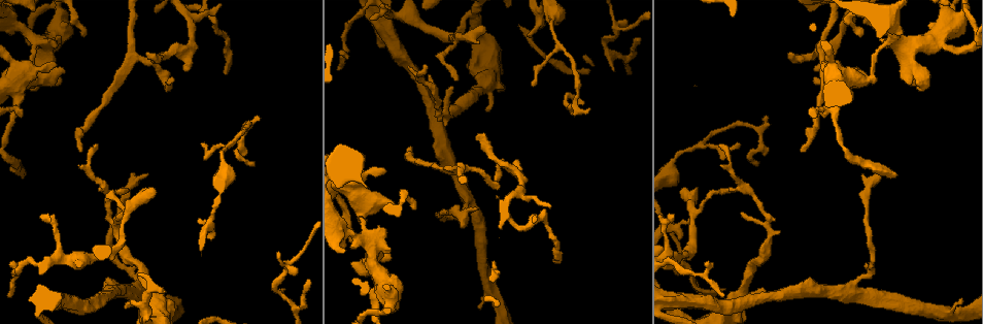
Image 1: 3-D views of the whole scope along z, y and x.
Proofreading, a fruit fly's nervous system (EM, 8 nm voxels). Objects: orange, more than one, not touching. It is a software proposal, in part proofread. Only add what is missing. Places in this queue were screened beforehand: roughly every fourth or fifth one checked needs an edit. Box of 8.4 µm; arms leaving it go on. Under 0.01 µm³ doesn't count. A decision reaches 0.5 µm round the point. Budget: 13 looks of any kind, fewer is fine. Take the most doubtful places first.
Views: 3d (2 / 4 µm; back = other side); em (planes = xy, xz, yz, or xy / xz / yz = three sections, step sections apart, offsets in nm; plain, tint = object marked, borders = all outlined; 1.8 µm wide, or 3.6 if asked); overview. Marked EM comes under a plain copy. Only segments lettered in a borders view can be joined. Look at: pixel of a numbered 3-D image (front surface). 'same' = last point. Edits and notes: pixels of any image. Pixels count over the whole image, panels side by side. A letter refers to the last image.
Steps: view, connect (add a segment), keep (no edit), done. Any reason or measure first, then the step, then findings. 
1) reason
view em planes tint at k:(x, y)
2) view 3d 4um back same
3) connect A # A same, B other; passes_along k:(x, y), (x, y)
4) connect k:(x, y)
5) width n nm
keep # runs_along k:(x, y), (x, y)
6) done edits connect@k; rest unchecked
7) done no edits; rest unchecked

abrupt turn
view em xz step 4 tint at 1:(617, 29)

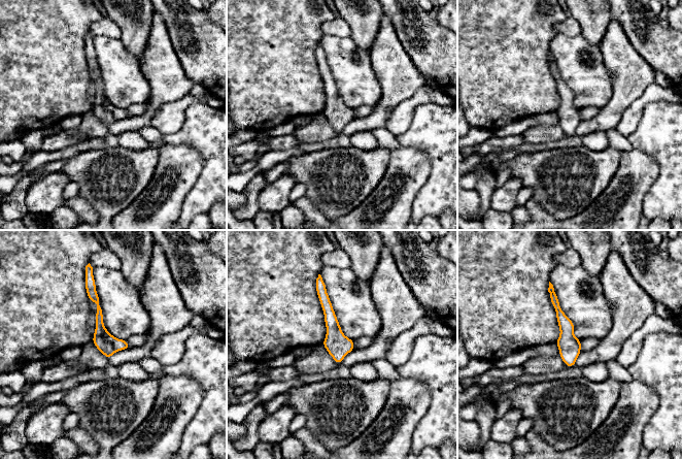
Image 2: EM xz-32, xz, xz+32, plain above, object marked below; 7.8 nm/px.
cut it another way
view em planes tint same

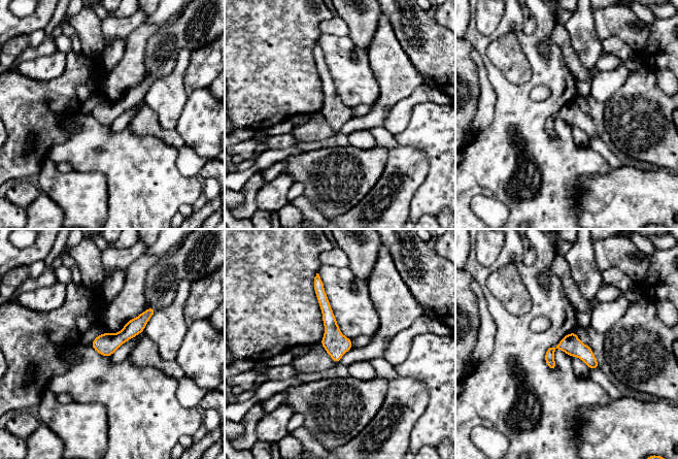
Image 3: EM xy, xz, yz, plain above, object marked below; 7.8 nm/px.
view em planes borders same

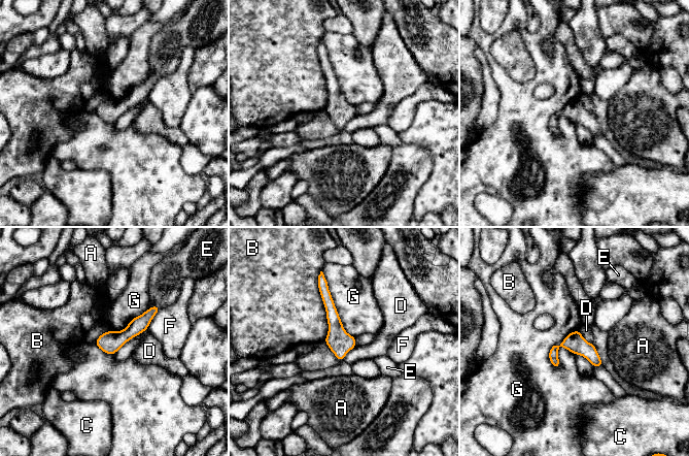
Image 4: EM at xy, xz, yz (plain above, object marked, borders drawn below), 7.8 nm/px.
keep # A other, B other, C other, D other, E other, F other, G other; runs_along 4:(322, 285), (340, 343), (341, 358); none of them fits

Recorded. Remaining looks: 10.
branch stops here
view em xz step 4 borders at 1:(791, 53)

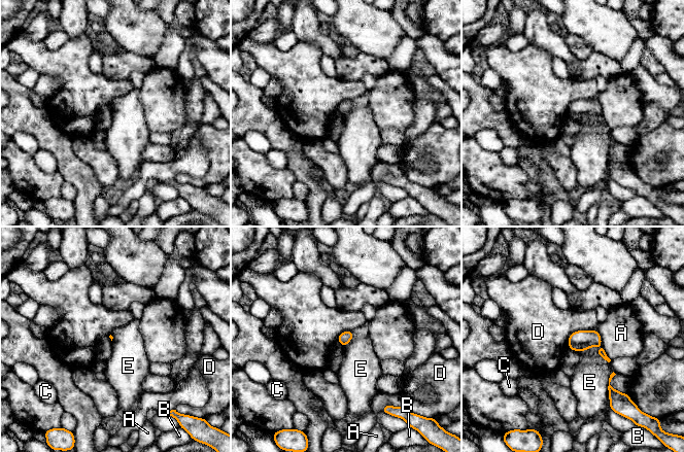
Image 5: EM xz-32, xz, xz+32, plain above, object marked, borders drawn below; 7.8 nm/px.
keep # A other, B other, C other, D other, E other; border 5:(578, 351), (599, 347), (609, 362); none of them fits

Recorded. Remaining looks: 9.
long arm stops here
view em 3.6um yz step 4 borders at 1:(146, 173)

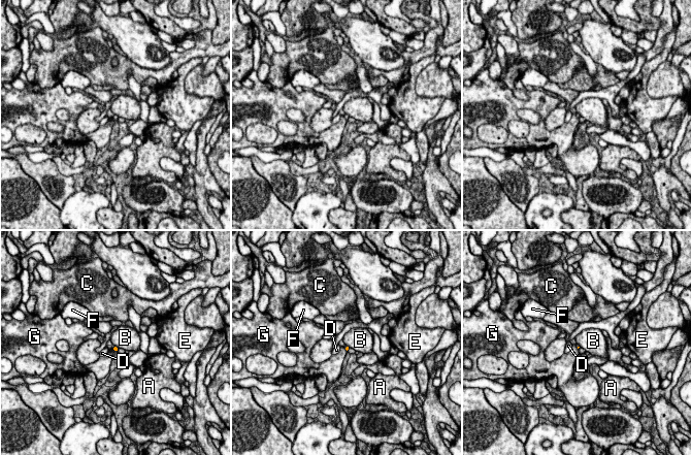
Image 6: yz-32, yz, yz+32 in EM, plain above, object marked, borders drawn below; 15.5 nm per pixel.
cut it another way
view em 3.6um planes borders same

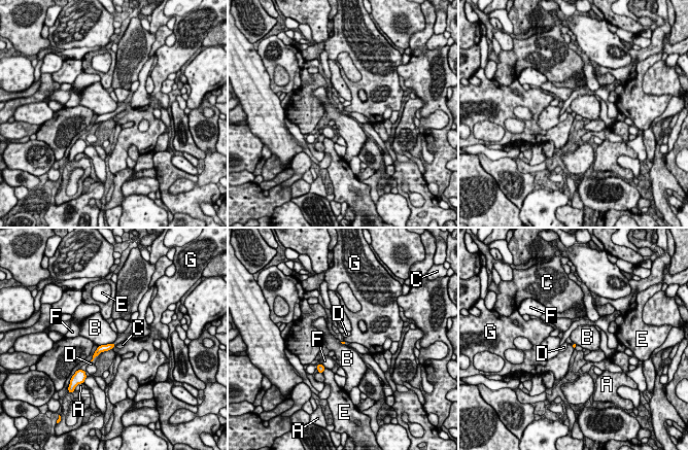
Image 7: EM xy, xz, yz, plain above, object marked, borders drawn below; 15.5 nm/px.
keep # A other, B other, C other, D other, E other, F other, G other; border 7:(112, 342), (98, 346); no lettered segment goes on from it

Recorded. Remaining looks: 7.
thick turns thin
view em planes borders at 1:(875, 78)

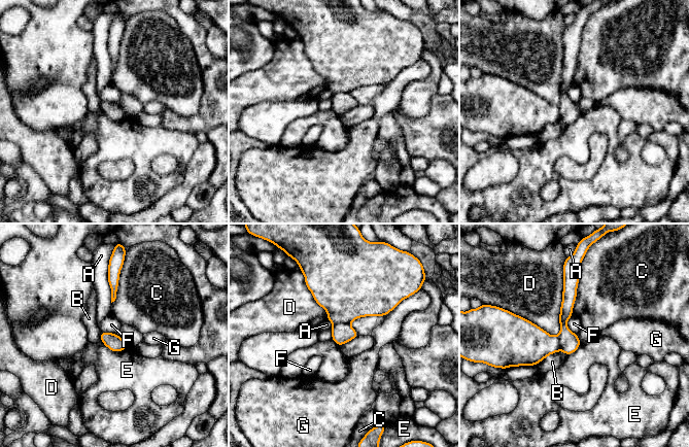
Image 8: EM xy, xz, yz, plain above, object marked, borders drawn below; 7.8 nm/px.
keep # A other, B other, C other, D other, E other, F other, G other; border 8:(572, 315), (566, 325), (576, 334); none of them fits

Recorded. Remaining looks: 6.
calibre changes
view em 3.6um planes borders at 1:(485, 80)

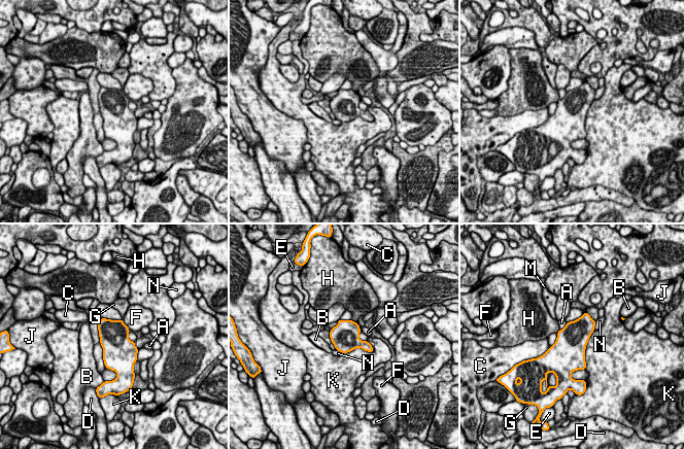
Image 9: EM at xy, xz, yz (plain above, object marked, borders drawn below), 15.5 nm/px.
width 440 nm
keep # A other, B other, C other, D other, E other, F other, G other, H other, J other, K other, M other, N other; border 9:(595, 321), (593, 330); none of them fits

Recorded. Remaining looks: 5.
done no edits; rest unchecked

